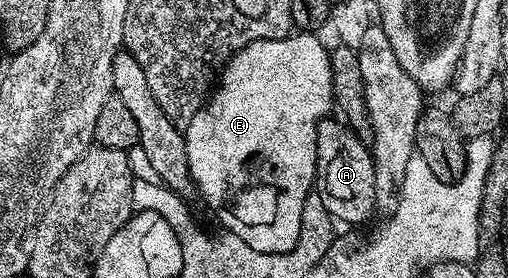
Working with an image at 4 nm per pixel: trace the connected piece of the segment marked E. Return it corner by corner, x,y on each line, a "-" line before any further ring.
298,32
284,38
275,40
257,40
248,46
244,46
239,52
235,52
226,61
213,89
212,95
205,105
192,118
190,125
184,129
186,137
186,149
188,150
188,166
194,179
197,195
206,199
208,207
214,211
214,216
223,225
225,231
239,236
252,250
261,252
290,252
296,246
300,234
304,231
302,215
304,214
304,202
312,195
318,175
318,155
316,154
316,134
318,124
327,119
334,108
334,91
332,90
332,66
330,65
331,49
325,48
318,41
317,35
308,32

